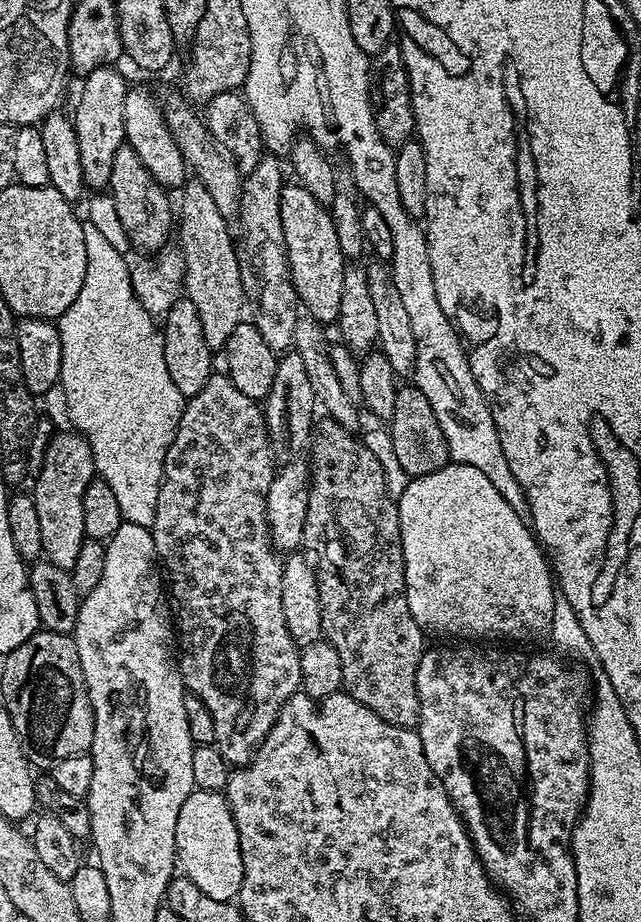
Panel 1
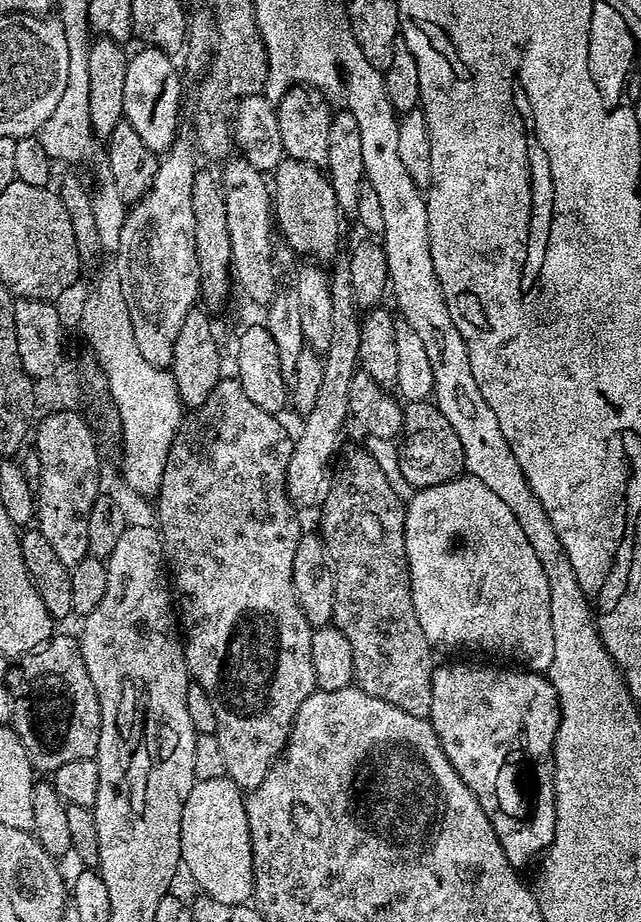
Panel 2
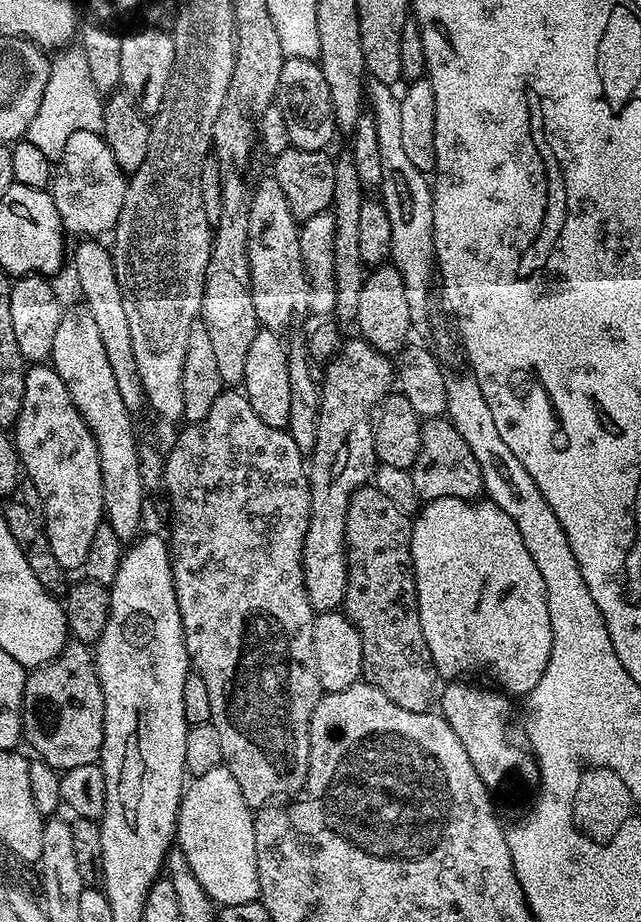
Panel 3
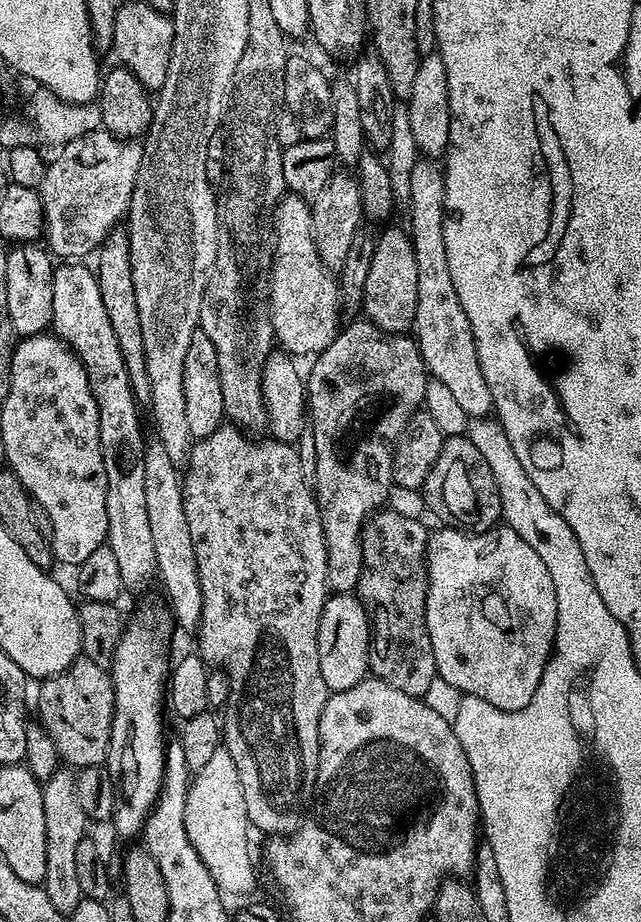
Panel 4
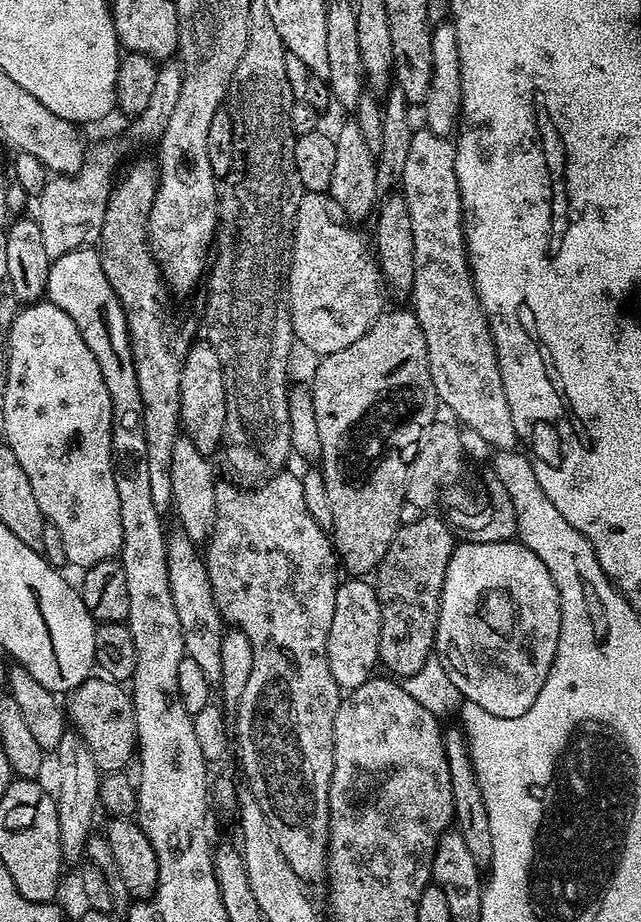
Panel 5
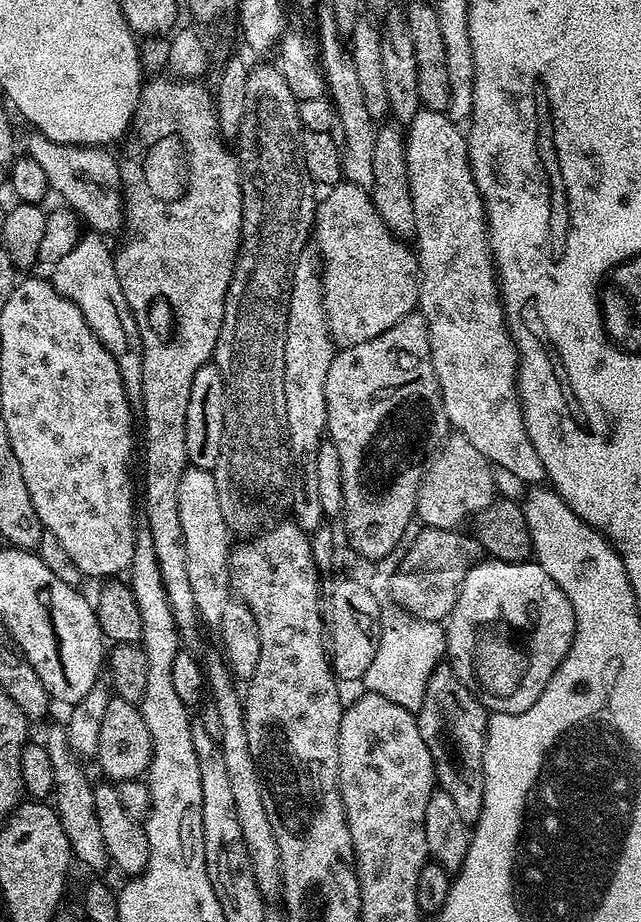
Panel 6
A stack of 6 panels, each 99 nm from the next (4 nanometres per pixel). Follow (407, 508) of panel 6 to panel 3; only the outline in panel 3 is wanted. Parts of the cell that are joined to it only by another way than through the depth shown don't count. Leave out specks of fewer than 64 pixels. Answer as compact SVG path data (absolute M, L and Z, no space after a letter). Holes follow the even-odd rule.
M359 338L348 339L333 355L323 369L322 387L320 390L320 421L318 438L314 450L310 453L308 485L310 486L310 522L302 546L304 563L304 585L306 598L310 598L313 613L337 611L344 603L346 582L348 581L348 553L344 546L346 534L346 510L350 498L359 488L365 487L375 477L378 461L376 459L376 434L374 431L373 409L385 396L393 391L398 380L398 372L387 355L366 341Z

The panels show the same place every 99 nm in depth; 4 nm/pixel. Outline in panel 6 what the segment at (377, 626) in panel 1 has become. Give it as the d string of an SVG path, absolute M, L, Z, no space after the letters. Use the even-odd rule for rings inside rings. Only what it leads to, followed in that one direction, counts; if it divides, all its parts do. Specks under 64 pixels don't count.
M424 527L413 544L403 549L400 565L390 581L390 595L392 602L416 620L444 622L451 616L466 574L482 556L480 543L462 533L451 528Z

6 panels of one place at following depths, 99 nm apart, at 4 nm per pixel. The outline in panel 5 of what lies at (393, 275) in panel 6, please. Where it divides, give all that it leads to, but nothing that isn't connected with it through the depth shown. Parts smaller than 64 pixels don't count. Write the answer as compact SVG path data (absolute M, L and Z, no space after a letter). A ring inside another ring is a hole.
M305 192L300 209L296 215L296 229L292 231L292 265L288 267L286 277L286 295L288 298L288 309L290 310L290 322L292 323L292 335L304 348L309 348L316 358L329 356L338 350L346 350L346 346L350 346L350 342L358 342L358 338L362 338L362 334L366 334L366 330L370 330L373 322L380 317L380 313L385 311L384 292L386 293L386 285L380 274L380 265L376 259L376 253L370 247L370 240L363 236L356 228L351 228L348 224L336 220L337 213L334 211L334 205L325 193L322 192Z

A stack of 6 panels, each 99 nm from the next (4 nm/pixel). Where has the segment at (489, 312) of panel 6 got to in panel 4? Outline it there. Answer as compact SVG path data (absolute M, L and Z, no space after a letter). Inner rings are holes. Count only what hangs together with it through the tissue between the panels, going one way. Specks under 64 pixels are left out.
M417 159L414 170L410 170L410 186L408 187L408 224L414 258L418 261L418 306L416 307L416 322L414 339L420 345L420 356L428 369L431 379L442 382L442 386L450 389L454 399L462 410L466 410L469 418L484 418L493 411L490 386L486 386L486 378L482 378L482 366L478 362L478 350L474 342L474 330L470 330L470 318L466 318L466 310L458 300L454 290L454 282L450 282L450 266L446 264L446 238L442 236L444 225L444 170L435 159Z

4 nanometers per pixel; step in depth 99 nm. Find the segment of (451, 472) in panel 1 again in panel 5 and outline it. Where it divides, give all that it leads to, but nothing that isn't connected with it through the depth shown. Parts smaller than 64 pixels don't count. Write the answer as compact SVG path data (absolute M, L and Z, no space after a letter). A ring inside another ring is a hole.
M515 539L506 542L460 542L452 552L450 562L446 566L446 578L442 582L440 609L438 610L438 626L436 627L436 642L434 656L440 660L449 675L450 682L460 691L464 700L474 702L474 706L482 706L486 714L496 716L500 720L518 718L534 706L534 698L538 698L538 690L542 690L542 682L546 682L546 674L550 674L550 666L554 662L554 654L558 650L558 634L560 633L560 599L558 586L554 586L554 578L550 578L550 570L527 546Z

